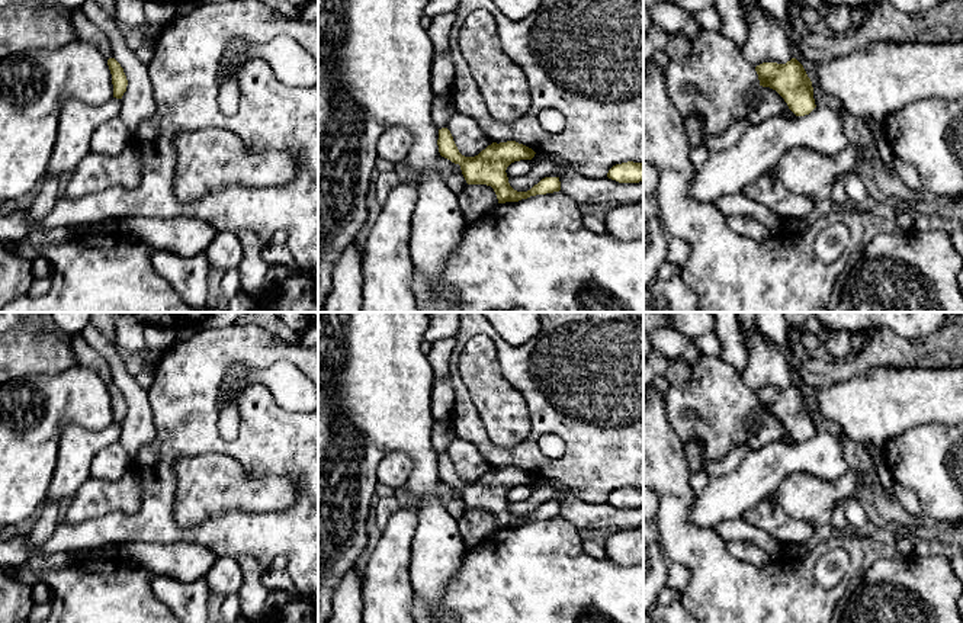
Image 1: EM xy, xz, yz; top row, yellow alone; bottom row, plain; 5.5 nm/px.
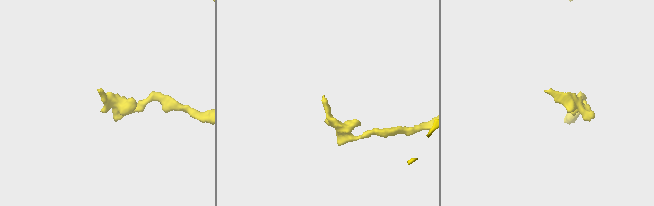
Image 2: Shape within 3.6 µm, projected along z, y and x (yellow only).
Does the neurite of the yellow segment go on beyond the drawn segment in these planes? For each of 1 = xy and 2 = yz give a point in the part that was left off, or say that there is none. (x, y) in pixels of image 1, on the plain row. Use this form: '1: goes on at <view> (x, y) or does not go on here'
1: does not go on here
2: does not go on here

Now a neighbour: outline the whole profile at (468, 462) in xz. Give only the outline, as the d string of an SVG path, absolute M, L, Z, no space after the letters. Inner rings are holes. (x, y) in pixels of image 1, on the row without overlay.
M455 437L446 453L450 456L459 478L465 482L475 482L492 469L471 441Z

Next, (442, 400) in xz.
M456 335L433 343L427 359L433 367L433 389L430 411L434 421L449 421L455 407L455 392L450 380L449 360L456 344Z

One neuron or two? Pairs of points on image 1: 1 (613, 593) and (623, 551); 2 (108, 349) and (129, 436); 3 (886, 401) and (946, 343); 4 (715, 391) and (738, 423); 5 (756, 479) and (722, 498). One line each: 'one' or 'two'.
1: two
2: one
3: two
4: one
5: one

